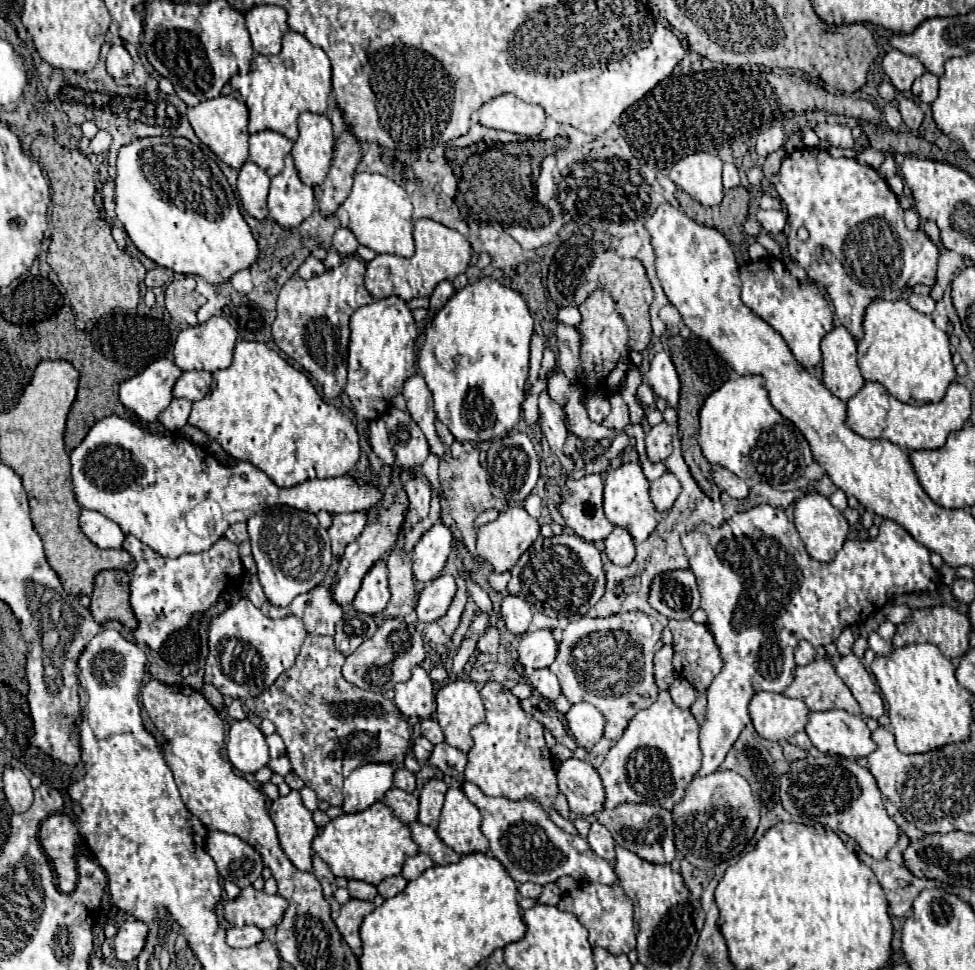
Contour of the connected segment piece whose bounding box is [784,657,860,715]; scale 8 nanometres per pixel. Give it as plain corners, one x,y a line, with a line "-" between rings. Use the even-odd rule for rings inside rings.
816,657
804,667
796,667
794,681
784,691
784,695
802,699
810,711
844,709
850,715
860,715
856,699
836,675
834,665
822,657

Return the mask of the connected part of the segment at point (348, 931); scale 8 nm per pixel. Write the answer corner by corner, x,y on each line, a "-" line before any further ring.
350,899
348,903
344,903
340,907
340,913
336,917
336,927
342,935
342,939
356,951
360,949
360,933
358,927
362,923
362,919
374,911
374,903
372,901
362,901
362,899

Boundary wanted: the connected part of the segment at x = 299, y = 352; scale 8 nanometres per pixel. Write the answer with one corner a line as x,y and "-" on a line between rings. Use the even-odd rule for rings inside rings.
348,255
338,267
326,269
326,273
308,281
294,275
284,283
278,295
272,337
290,359
302,365
320,383
326,399
338,397
346,385
348,319
358,307
374,301
364,287
364,271
366,263
358,255

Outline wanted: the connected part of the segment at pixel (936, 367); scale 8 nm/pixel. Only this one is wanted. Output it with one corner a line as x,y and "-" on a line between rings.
876,299
864,313
864,337
858,341
858,367
866,381
882,383
902,403
936,403
956,379
948,335
904,299

